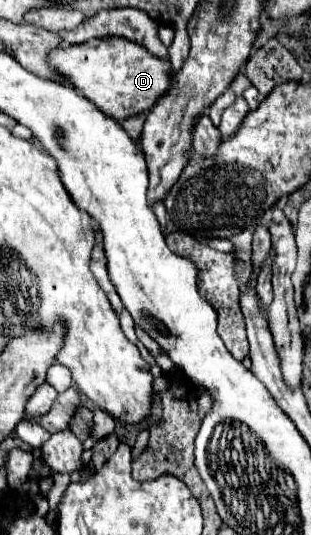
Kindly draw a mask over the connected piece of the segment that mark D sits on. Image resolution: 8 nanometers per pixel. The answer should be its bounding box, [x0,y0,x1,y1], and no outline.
[49,36,175,122]

